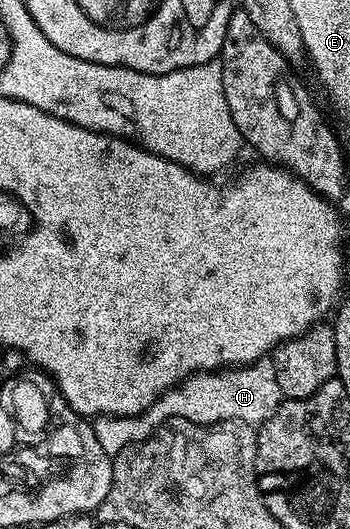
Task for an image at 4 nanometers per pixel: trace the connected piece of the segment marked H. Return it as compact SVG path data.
M269 357L260 358L257 362L241 368L223 368L213 372L199 372L185 378L176 386L171 386L165 394L155 398L151 406L143 414L133 414L127 418L115 418L113 416L99 416L93 419L92 425L96 432L96 440L100 440L100 448L108 455L115 455L129 446L135 446L138 442L148 440L154 431L159 430L162 425L172 418L183 418L192 420L201 426L211 426L224 420L240 420L244 424L255 428L262 425L276 412L276 408L284 401L280 392L280 384L276 380L276 368Z

